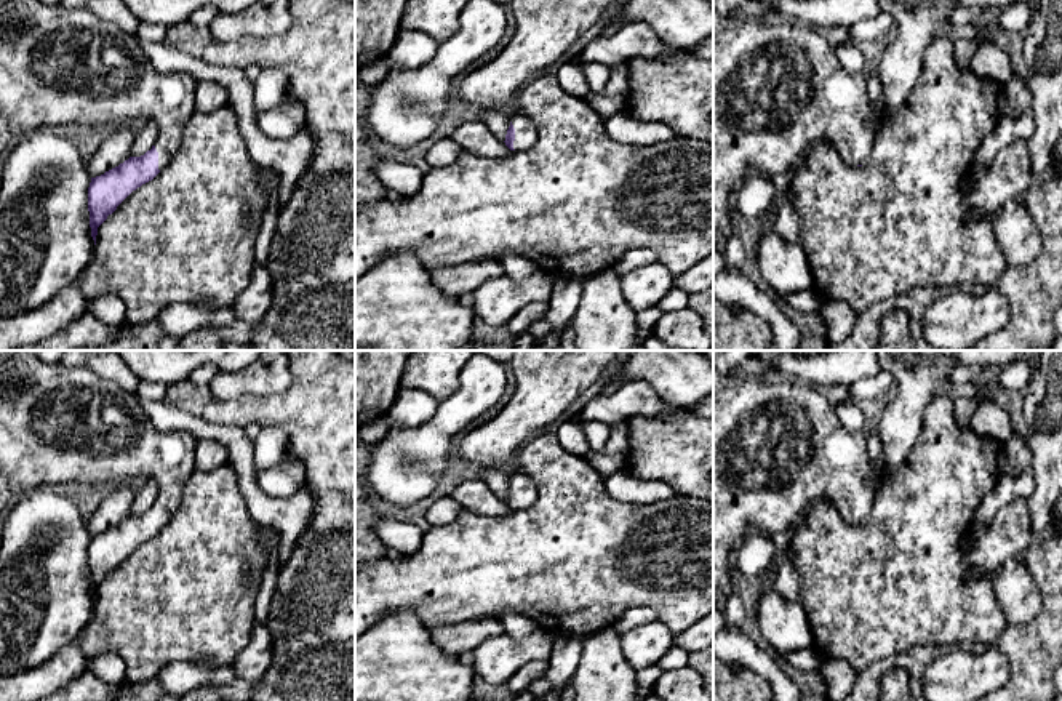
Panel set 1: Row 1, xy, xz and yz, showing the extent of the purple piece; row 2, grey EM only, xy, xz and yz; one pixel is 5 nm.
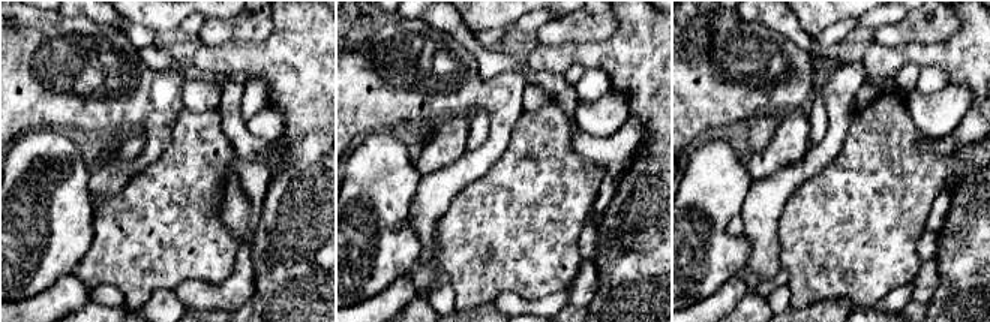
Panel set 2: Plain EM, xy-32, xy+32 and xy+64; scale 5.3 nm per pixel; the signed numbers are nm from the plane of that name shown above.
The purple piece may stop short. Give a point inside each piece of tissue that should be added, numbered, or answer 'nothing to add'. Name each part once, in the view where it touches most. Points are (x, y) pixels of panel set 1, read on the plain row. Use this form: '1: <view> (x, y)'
1: xz (525, 490)

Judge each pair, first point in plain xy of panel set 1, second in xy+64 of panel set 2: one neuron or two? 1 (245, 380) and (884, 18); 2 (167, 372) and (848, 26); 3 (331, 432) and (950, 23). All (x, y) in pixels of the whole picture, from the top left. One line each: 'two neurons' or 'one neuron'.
1: two neurons
2: two neurons
3: two neurons

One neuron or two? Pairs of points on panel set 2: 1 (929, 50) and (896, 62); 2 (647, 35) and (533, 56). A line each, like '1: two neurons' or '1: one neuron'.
1: one neuron
2: one neuron

